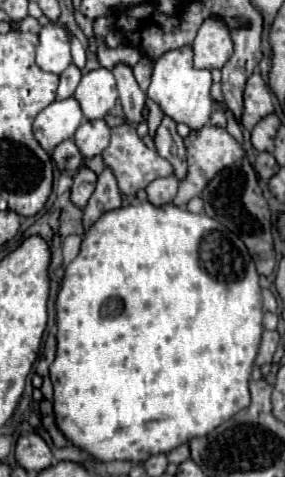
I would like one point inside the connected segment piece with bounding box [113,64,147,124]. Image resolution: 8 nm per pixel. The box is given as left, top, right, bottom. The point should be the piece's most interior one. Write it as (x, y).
(132, 98)

